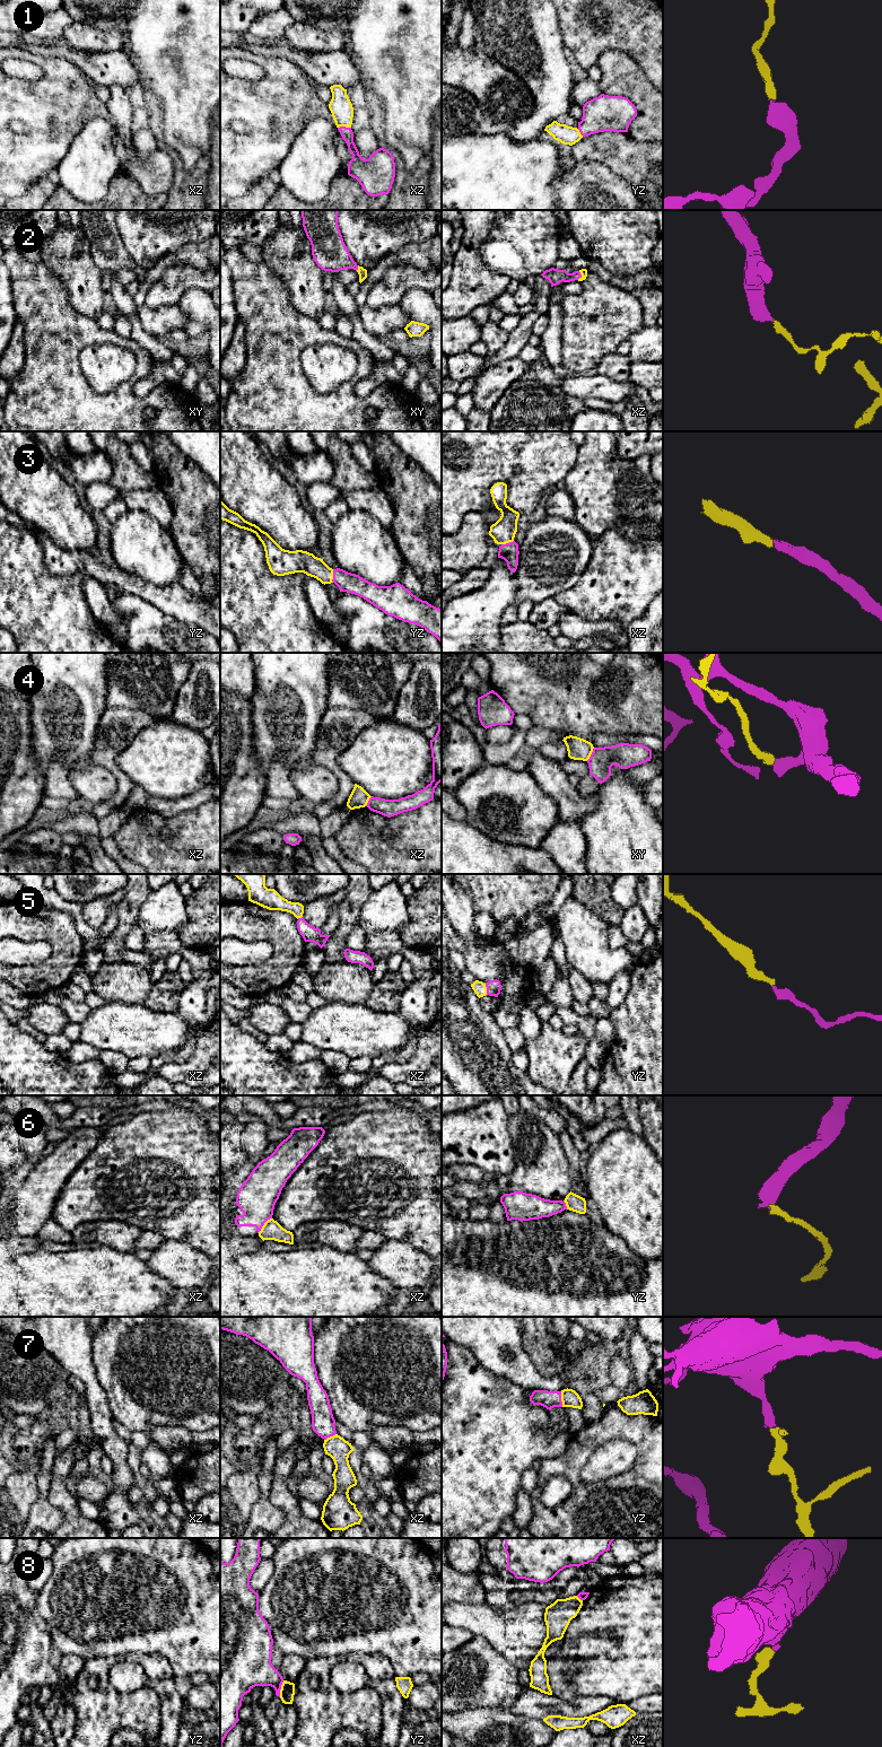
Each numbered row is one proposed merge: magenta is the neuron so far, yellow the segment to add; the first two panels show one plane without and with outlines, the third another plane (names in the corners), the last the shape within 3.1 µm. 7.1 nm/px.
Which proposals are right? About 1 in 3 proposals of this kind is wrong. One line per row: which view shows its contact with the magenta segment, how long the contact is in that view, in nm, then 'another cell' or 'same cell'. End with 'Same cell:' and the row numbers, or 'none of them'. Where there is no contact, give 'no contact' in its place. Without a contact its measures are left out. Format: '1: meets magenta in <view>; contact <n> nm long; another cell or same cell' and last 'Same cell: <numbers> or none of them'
1: meets magenta in xz; contact 100 nm long; same cell
2: meets magenta in xz; contact 70 nm long; same cell
3: meets magenta in yz; contact 90 nm long; same cell
4: meets magenta in xy; contact 110 nm long; another cell
5: meets magenta in yz; contact 80 nm long; same cell
6: meets magenta in xz; contact 150 nm long; another cell
7: meets magenta in yz; contact 110 nm long; same cell
8: meets magenta in yz; contact 120 nm long; another cell
Same cell: 1, 2, 3, 5, 7

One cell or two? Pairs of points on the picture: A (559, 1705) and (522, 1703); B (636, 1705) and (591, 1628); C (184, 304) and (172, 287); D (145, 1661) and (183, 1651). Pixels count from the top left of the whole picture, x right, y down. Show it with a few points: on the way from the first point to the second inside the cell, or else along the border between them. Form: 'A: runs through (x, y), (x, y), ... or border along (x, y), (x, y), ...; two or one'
A: runs through (550, 1705), (531, 1704); one
B: border along (651, 1694), (631, 1700), (626, 1704); two
C: border along (207, 291), (188, 289), (176, 304); two
D: border along (138, 1652), (162, 1653), (168, 1661), (174, 1676); two

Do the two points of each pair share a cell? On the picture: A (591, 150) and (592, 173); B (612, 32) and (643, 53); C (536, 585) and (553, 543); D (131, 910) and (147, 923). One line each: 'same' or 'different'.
A: different
B: same
C: same
D: different

